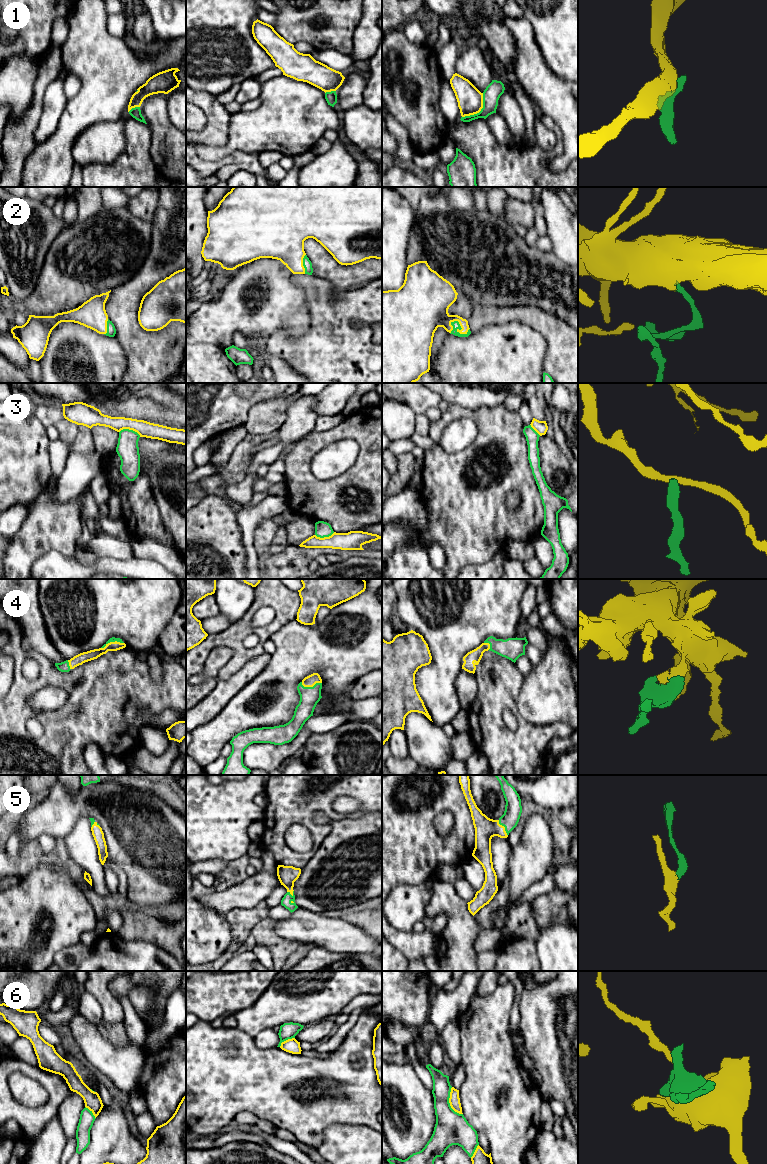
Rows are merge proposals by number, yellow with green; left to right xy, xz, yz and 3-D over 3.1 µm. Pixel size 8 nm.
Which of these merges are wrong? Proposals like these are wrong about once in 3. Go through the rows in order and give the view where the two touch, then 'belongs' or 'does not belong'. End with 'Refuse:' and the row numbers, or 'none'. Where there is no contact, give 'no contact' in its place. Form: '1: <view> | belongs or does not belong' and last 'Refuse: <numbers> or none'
1: yz | does not belong
2: yz | belongs
3: xy | does not belong
4: xy | belongs
5: yz | belongs
6: yz | does not belong
Refuse: 1, 3, 6

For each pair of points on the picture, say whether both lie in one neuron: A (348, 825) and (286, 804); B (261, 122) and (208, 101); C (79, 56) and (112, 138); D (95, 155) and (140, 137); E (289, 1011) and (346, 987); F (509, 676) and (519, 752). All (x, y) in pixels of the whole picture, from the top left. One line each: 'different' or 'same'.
A: different
B: different
C: different
D: different
E: same
F: same

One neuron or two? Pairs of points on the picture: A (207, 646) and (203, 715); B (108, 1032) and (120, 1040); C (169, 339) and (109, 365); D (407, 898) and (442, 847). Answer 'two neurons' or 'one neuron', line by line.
A: two neurons
B: one neuron
C: two neurons
D: two neurons

